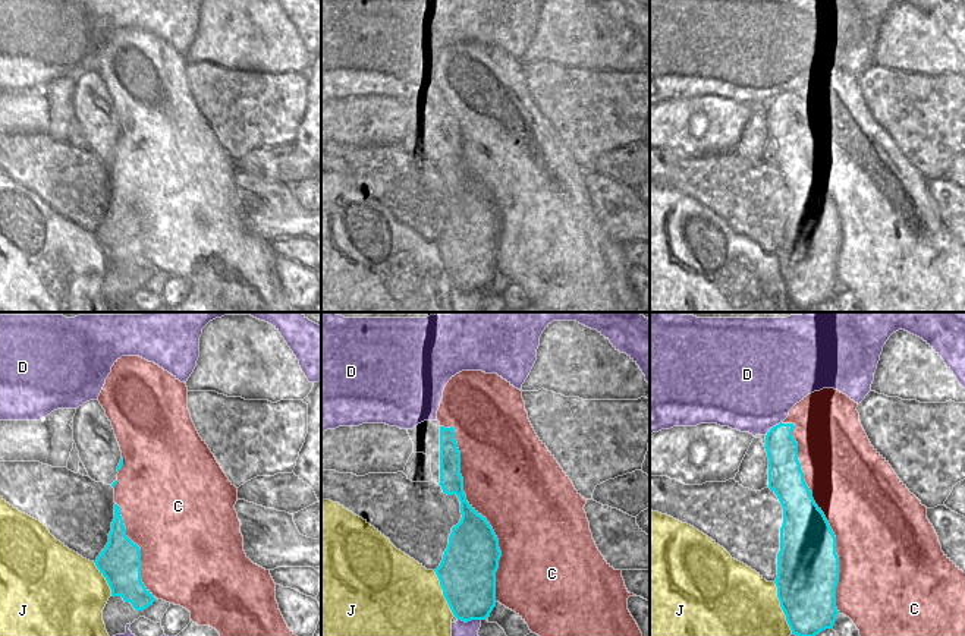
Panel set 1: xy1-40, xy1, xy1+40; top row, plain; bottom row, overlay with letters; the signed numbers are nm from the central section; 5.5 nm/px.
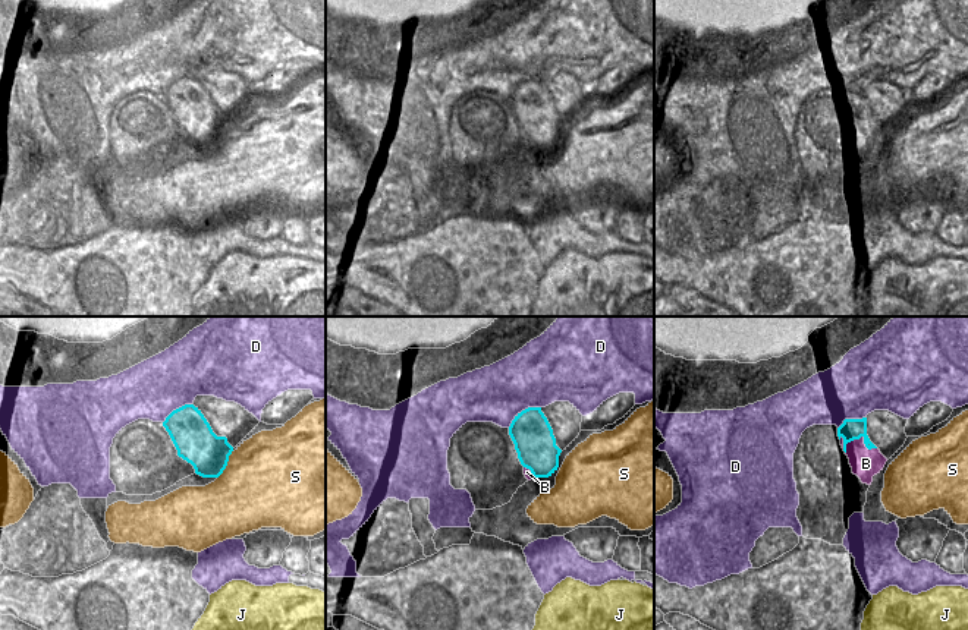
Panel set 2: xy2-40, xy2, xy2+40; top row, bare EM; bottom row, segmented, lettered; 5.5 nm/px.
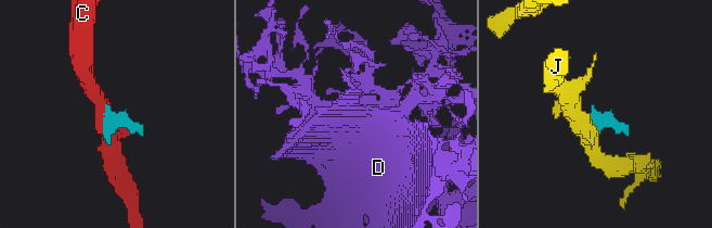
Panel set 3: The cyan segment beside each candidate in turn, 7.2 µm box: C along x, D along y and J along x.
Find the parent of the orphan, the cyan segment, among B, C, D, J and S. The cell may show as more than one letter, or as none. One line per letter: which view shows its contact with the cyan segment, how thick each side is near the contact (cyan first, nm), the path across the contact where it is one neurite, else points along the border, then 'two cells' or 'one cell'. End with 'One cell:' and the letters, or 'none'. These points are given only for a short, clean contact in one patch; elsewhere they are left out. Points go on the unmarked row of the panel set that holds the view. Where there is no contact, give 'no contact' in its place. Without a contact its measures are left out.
B: xy2+40 | 120/160 nm | across xy2+40 (851, 101), (860, 109), (860, 122), (866, 135) | one cell
C: xy1+40 | 320/460 nm | two cells
D: xy2 | 220/360 nm | two cells
J: xy1+40 | 340/500 nm | two cells
S: xy2-40 | 220/500 nm | along xy2-40 (232, 122), (226, 139), (217, 150) | two cells
One cell: B

